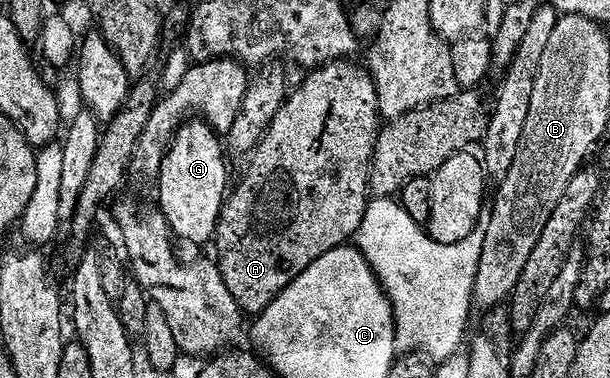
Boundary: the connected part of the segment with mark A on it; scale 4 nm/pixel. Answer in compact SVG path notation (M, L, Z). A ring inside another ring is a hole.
M334 59L332 63L310 70L306 75L309 76L302 81L301 88L298 91L296 88L279 109L275 121L269 126L269 132L265 134L265 140L259 144L256 151L252 152L251 158L248 160L248 162L250 161L249 168L246 169L241 184L237 189L235 187L228 196L225 206L221 208L221 220L217 222L216 262L221 268L221 276L227 289L231 289L231 297L235 297L242 312L249 317L256 317L268 309L271 301L275 301L275 297L279 297L279 293L283 293L283 289L287 289L287 285L291 285L291 281L295 281L295 277L299 277L311 265L315 265L315 261L319 261L319 257L331 253L337 247L346 246L356 236L359 225L367 222L367 212L371 202L369 179L372 177L377 138L383 128L379 93L376 92L373 77L360 62L348 59Z

